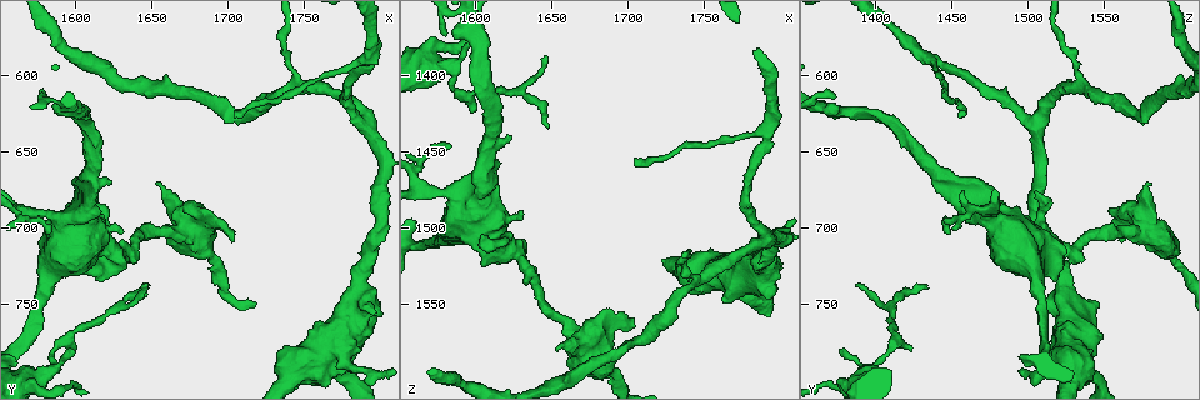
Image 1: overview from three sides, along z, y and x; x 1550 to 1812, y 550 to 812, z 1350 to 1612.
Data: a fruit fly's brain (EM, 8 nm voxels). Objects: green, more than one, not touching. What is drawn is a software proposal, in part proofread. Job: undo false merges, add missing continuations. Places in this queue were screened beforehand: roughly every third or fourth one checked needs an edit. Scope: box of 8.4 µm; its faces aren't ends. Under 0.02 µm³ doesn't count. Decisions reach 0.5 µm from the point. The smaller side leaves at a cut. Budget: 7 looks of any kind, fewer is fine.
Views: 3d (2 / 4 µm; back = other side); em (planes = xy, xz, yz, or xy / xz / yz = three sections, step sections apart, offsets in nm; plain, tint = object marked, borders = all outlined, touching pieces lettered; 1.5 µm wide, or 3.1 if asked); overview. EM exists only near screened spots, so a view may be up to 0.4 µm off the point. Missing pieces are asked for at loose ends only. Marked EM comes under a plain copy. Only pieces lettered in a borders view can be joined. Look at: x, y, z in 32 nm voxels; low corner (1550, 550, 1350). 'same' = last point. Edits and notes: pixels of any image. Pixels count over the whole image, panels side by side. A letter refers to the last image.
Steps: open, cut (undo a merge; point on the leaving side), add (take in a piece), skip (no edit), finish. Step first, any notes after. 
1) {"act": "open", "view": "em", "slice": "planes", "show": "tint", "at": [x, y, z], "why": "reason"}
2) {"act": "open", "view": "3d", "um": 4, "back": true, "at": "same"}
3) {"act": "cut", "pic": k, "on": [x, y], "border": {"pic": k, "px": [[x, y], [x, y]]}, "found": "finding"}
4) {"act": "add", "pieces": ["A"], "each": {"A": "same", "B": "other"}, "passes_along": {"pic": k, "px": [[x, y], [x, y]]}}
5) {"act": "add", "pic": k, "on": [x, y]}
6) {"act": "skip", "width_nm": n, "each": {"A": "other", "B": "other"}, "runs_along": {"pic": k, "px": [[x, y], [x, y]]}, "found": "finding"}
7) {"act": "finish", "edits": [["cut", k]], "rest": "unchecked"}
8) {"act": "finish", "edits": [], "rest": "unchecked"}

{"act": "open", "view": "3d", "um": 4, "at": [1704, 628, 1452], "why": "branch stops here"}

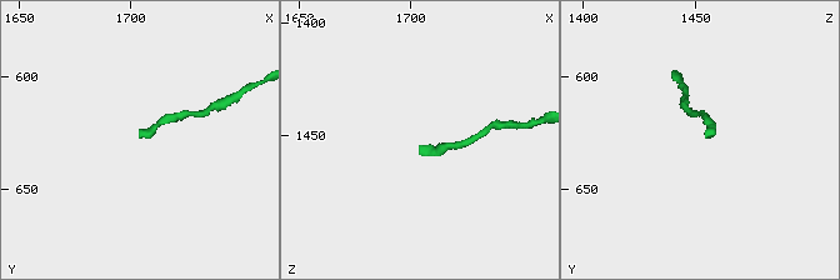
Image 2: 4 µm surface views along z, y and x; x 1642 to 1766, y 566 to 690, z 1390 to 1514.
{"act": "open", "view": "em", "slice": "planes", "show": "borders", "at": [1704, 627, 1455], "why": "now the EM"}

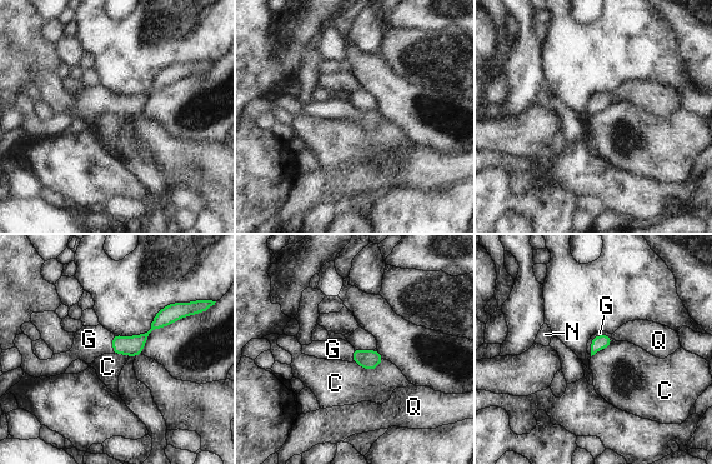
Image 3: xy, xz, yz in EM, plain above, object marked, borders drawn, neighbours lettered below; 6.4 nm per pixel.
{"act": "add", "pieces": ["G"], "width_nm": 100, "each": {"C": "other", "G": "same", "N": "other", "Q": "other"}, "passes_along": {"pic": 3, "px": [[601, 342], [593, 338], [600, 333]]}, "found": "the cell continues"}

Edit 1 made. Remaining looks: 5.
{"act": "open", "view": "overview", "why": "redraw"}

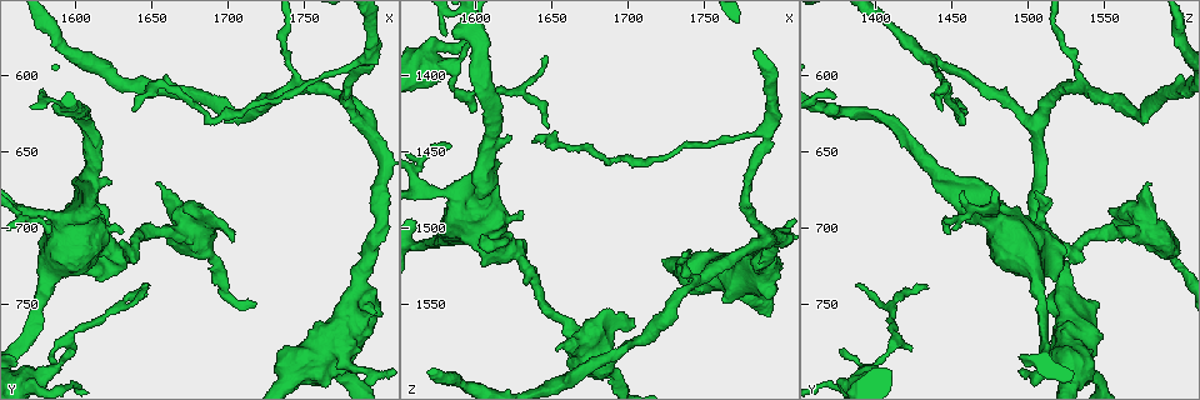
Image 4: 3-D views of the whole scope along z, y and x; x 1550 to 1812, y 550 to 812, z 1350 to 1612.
{"act": "open", "view": "em", "slice": "planes", "show": "borders", "at": [1580, 702, 1448], "why": "free end"}

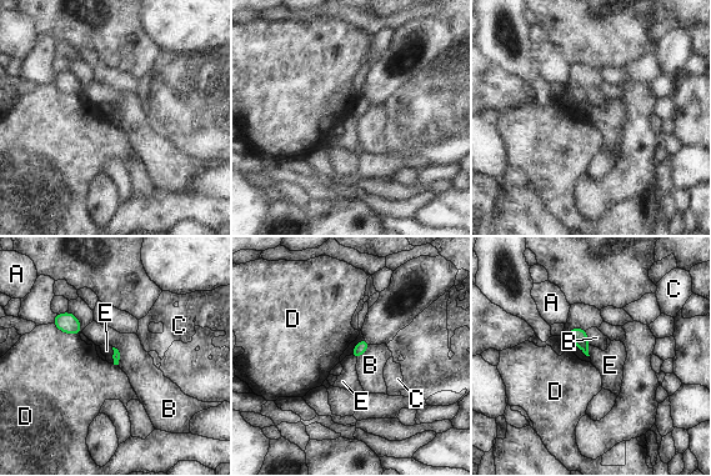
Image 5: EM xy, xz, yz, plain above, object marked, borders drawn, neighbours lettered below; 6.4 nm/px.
{"act": "skip", "each": {"A": "other", "B": "other", "C": "other", "D": "other", "E": "other"}, "found": "none of them fits"}

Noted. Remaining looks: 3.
{"act": "open", "view": "3d", "um": 4, "at": [1602, 716, 1524], "why": "stops while still wide"}

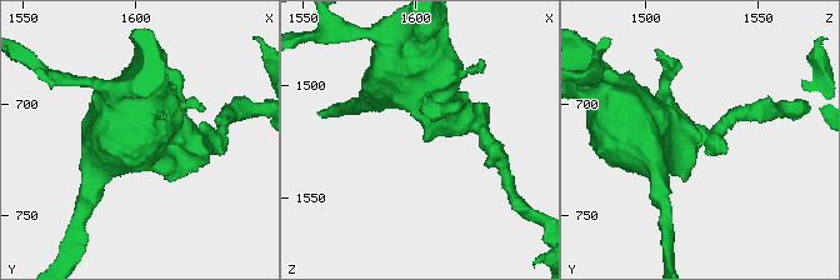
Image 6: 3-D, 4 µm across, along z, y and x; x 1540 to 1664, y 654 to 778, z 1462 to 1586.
{"act": "open", "view": "em", "slice": "yz", "step": 4, "show": "tint", "at": [1603, 717, 1524], "why": "now the EM"}

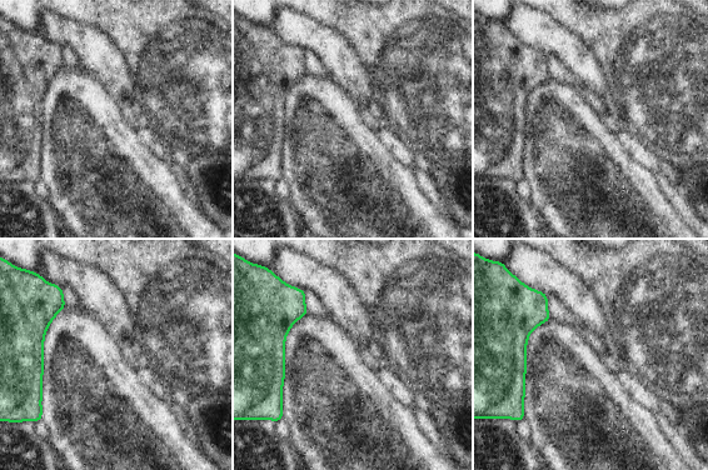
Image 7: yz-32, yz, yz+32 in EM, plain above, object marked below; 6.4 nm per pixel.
{"act": "open", "view": "em", "slice": "planes", "show": "borders", "at": "same"}

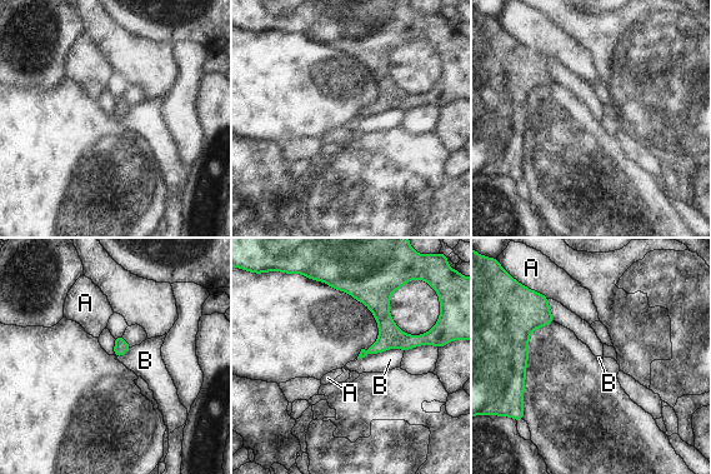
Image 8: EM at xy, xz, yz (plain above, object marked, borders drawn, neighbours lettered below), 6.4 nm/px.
{"act": "skip", "each": {"A": "other", "B": "other"}, "border": {"pic": 8, "px": [[404, 352], [390, 348], [357, 359]]}, "found": "no lettered piece goes on from it"}

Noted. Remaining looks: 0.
{"act": "finish", "edits": [["add", 3]], "rest": "unchecked"}

